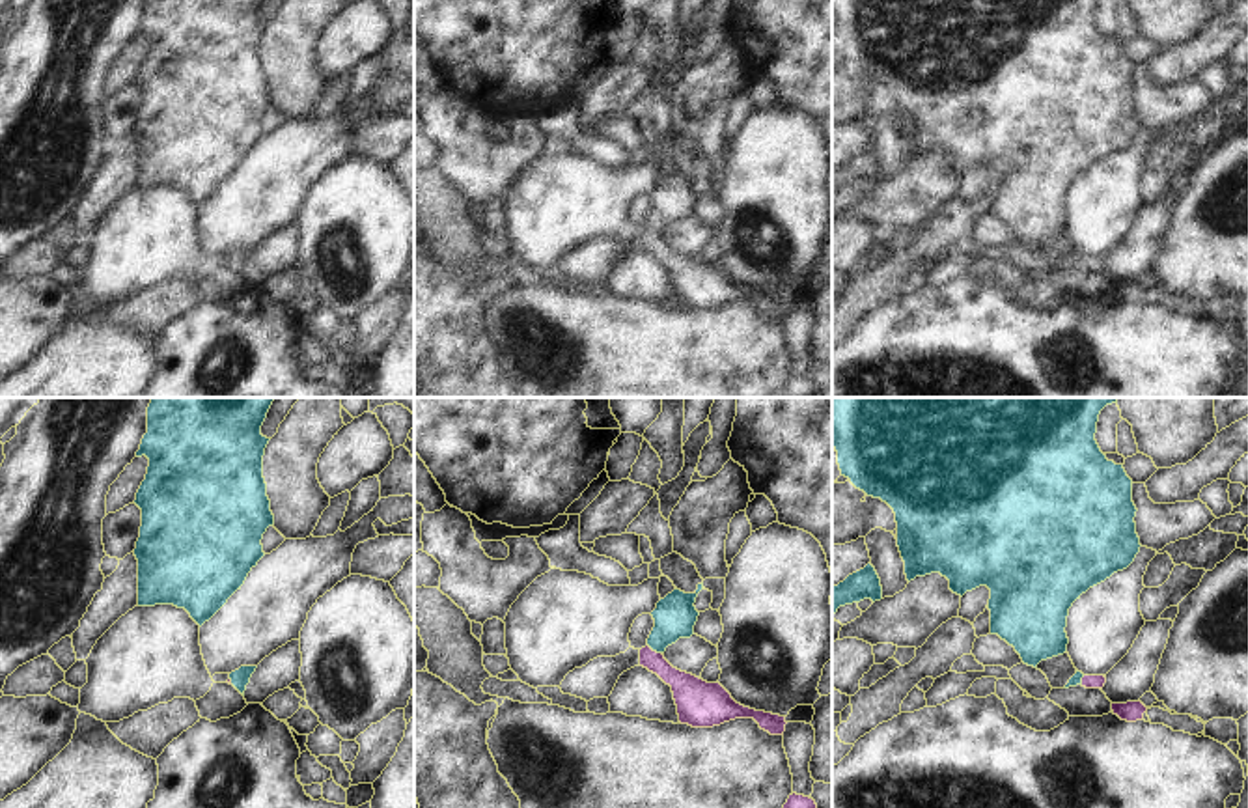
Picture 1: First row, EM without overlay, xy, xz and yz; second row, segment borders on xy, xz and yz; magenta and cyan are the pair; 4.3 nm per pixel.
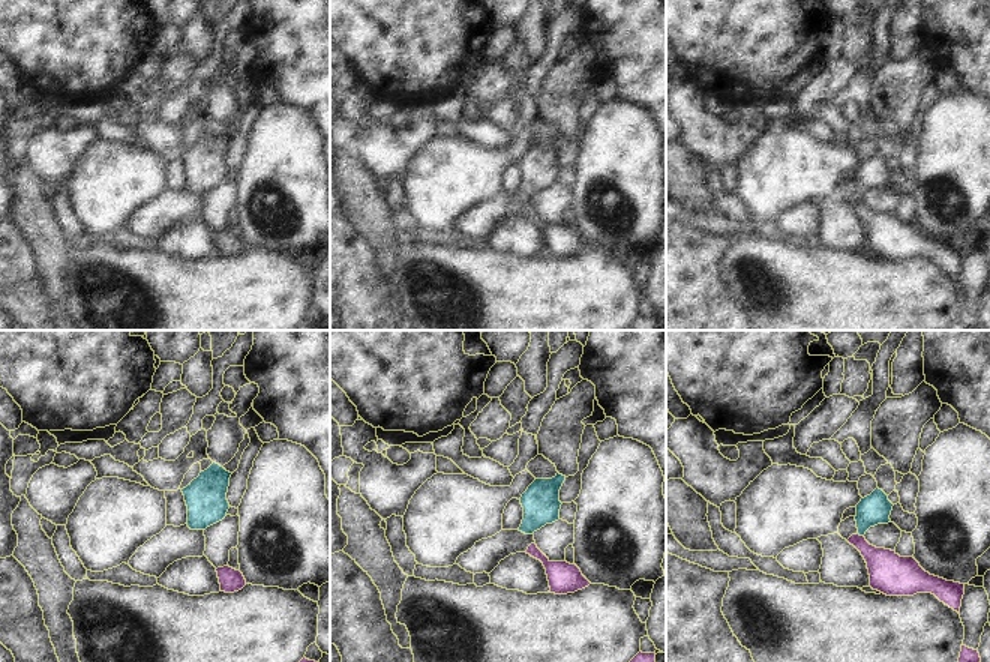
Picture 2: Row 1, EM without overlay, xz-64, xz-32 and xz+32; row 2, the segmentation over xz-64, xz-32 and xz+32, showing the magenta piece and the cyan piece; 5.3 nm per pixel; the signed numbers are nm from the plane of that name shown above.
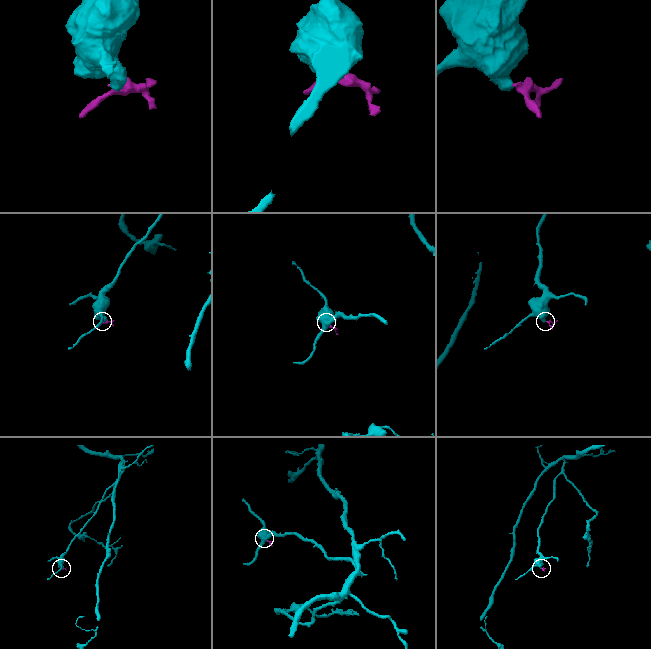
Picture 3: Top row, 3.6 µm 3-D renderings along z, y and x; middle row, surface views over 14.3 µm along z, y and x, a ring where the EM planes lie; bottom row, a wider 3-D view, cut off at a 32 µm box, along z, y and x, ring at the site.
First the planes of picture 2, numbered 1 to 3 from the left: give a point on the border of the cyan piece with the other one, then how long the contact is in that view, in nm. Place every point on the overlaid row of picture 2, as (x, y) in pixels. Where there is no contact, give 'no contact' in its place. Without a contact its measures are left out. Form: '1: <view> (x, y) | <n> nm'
1: no contact
2: no contact
3: xz+32 (861, 536) | 40 nm

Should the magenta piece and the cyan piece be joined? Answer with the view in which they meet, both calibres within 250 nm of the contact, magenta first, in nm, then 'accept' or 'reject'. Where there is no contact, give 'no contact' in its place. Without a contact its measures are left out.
meets magenta in xz; 160 nm thick on the magenta side, 180 nm on the other; accept

